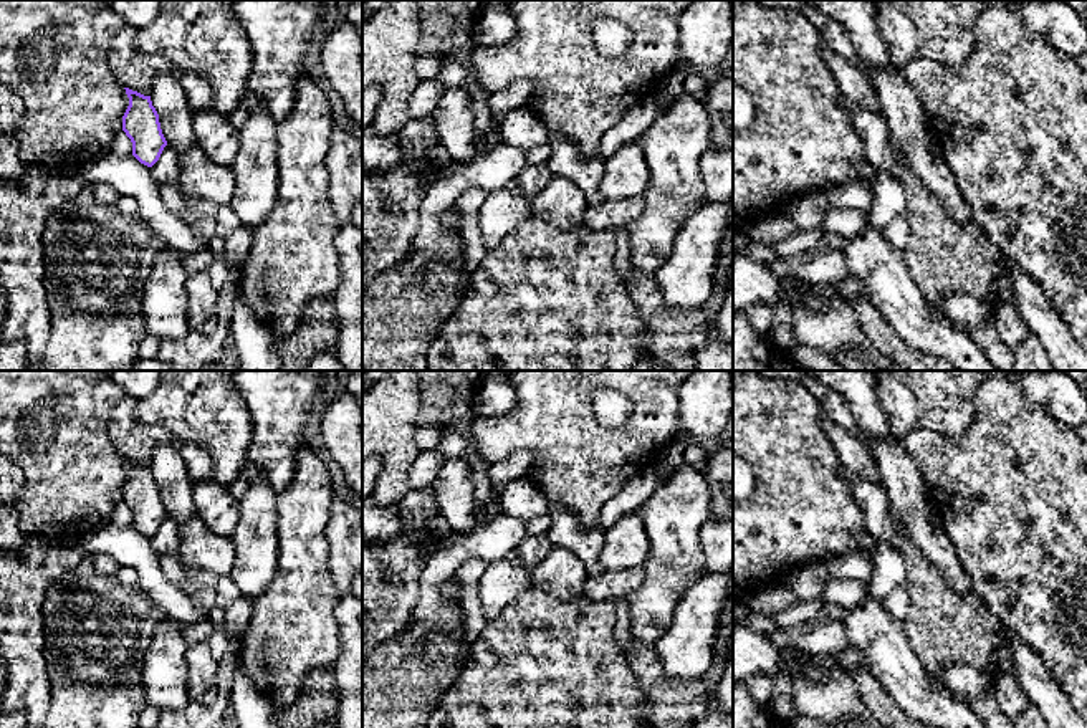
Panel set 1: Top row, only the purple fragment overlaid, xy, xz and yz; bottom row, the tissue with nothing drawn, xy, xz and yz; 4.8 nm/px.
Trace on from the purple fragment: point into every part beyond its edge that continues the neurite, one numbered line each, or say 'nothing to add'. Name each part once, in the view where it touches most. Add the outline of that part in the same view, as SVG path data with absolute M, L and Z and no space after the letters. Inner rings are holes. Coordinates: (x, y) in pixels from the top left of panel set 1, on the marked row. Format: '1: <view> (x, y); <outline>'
nothing to add

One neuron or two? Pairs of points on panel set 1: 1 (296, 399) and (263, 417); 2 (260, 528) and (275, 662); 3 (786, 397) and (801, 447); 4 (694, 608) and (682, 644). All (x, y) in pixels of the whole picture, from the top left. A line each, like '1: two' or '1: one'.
1: one
2: two
3: one
4: one

